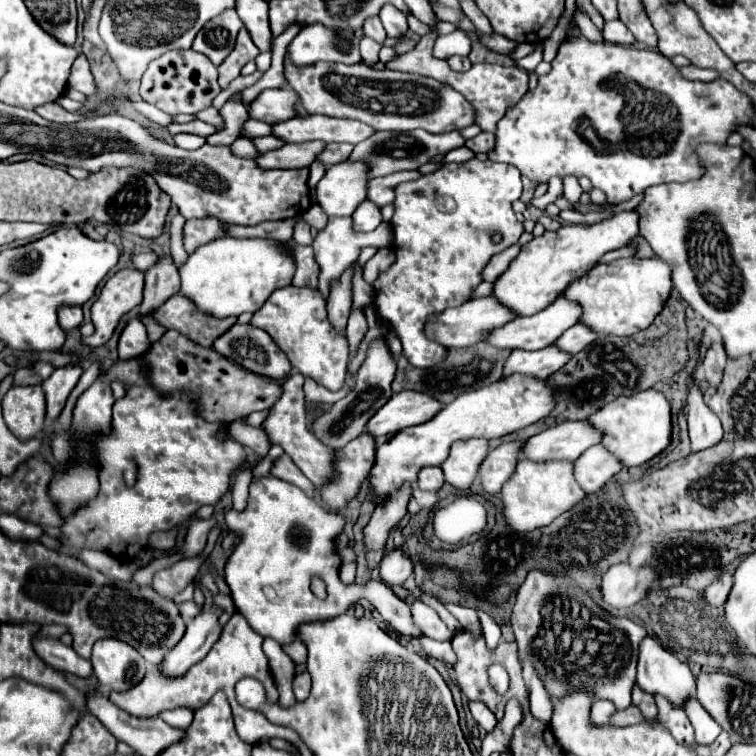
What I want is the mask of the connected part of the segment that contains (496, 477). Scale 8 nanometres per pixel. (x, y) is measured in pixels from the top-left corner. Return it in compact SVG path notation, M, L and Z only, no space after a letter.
M503 443L489 451L479 467L479 479L489 495L499 493L503 483L511 477L521 453L521 443Z

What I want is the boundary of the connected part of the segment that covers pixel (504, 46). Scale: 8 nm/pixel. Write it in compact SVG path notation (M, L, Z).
M479 35L479 39L481 39L481 43L487 45L489 49L499 51L499 53L505 53L505 55L509 55L509 53L513 51L513 47L517 45L517 43L513 43L513 41L507 41L507 37L499 37L499 35L491 35L491 37Z

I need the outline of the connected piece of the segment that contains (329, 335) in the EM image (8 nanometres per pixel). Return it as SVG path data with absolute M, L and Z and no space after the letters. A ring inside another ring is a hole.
M293 285L281 287L265 301L259 311L253 313L251 325L267 331L277 347L287 355L291 365L303 375L313 377L329 391L339 391L343 387L349 355L347 339L343 333L335 333L335 329L331 329L331 323L327 321L325 301L319 291L299 289Z

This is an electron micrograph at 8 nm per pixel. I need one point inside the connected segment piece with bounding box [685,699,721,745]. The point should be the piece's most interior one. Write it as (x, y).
(706, 728)

